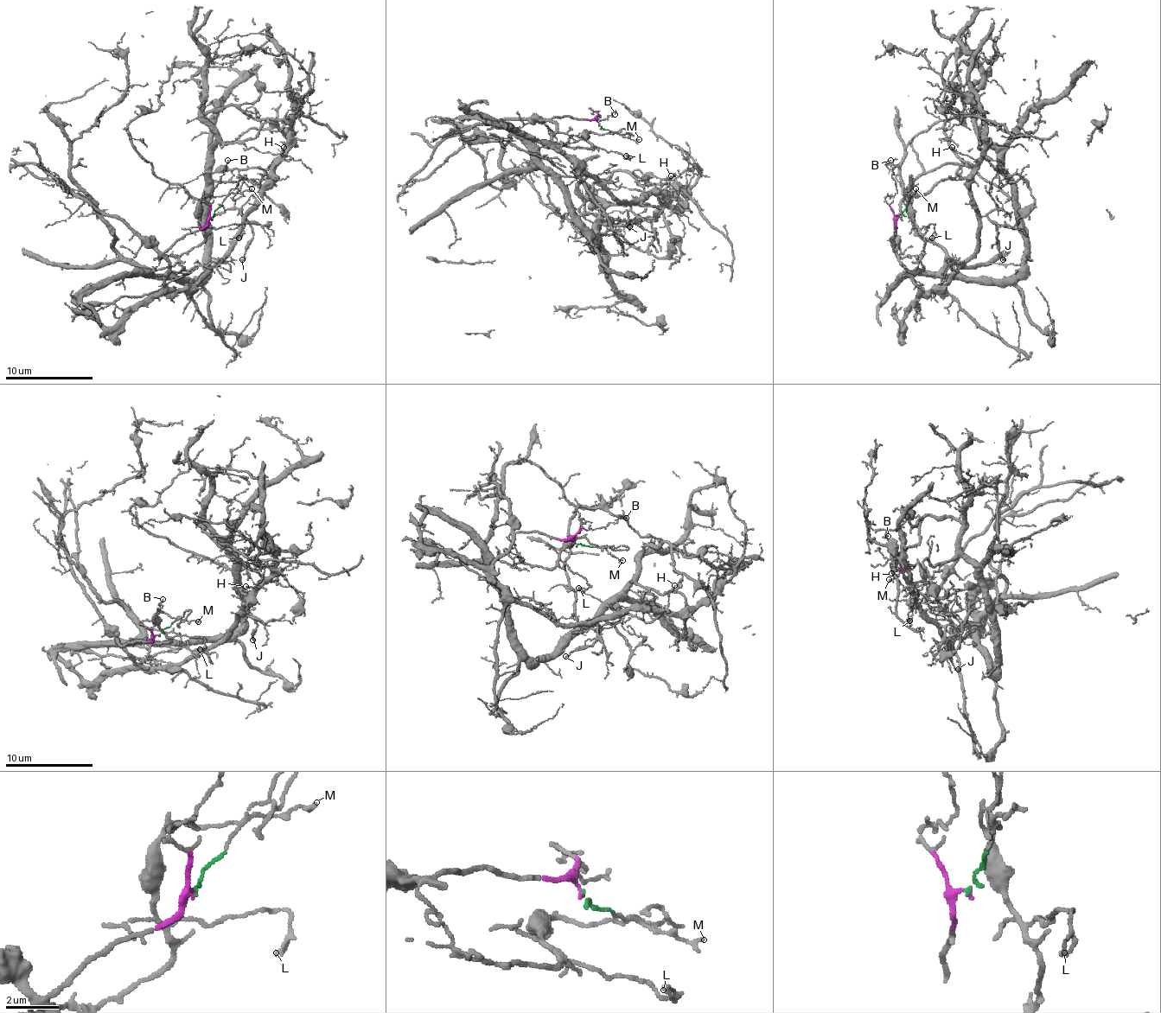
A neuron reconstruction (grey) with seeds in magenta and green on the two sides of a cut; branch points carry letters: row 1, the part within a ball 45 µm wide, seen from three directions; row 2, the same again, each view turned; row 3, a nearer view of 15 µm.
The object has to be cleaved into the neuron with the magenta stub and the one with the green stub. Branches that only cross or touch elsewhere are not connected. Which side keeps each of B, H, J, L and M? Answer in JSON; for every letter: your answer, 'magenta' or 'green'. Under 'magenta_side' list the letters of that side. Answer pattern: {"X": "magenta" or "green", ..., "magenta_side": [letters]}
{"B": "magenta", "H": "magenta", "J": "magenta", "L": "green", "M": "green", "magenta_side": ["B", "H", "J"]}

